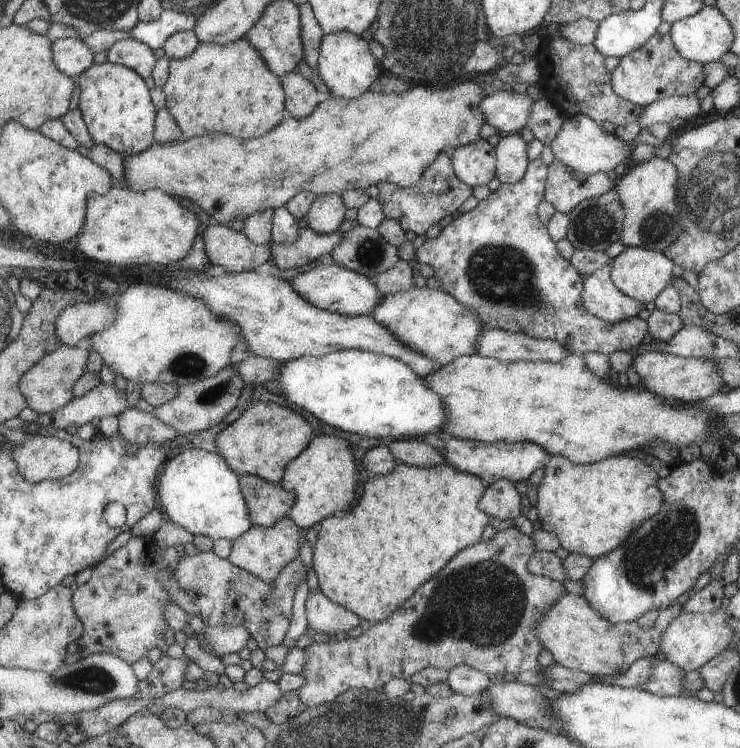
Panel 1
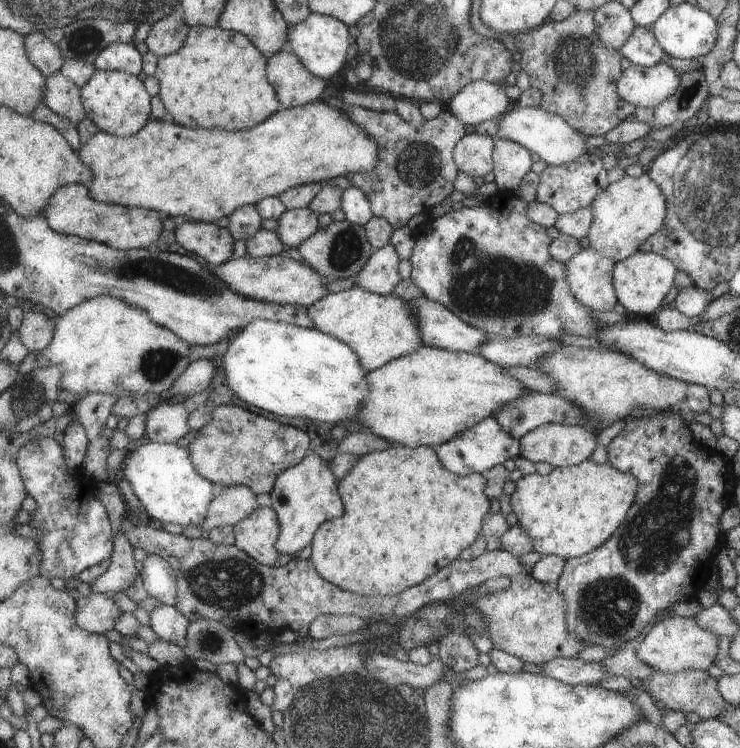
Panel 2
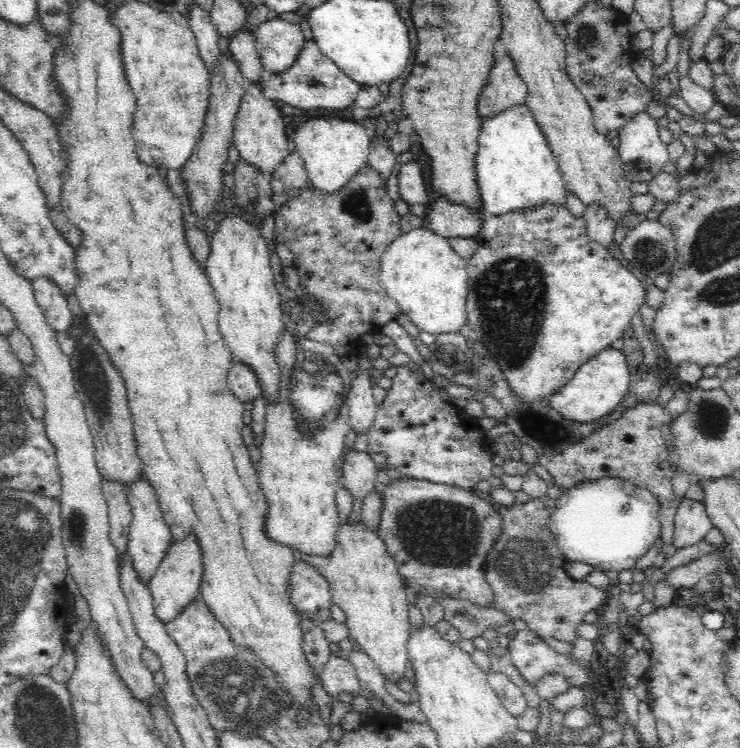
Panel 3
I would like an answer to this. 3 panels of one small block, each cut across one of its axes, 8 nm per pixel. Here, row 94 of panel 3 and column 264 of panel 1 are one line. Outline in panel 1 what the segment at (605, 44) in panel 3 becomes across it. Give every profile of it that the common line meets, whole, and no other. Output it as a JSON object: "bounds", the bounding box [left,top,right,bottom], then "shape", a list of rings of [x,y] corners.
{"bounds":[173,549,306,651],"shape":[[[211,549],[193,556],[183,554],[174,570],[173,577],[180,590],[191,597],[199,609],[203,624],[241,625],[264,651],[281,644],[293,620],[293,598],[299,581],[306,581],[305,564],[300,558],[289,561],[281,573],[270,583],[233,566],[227,559],[219,558]]]}

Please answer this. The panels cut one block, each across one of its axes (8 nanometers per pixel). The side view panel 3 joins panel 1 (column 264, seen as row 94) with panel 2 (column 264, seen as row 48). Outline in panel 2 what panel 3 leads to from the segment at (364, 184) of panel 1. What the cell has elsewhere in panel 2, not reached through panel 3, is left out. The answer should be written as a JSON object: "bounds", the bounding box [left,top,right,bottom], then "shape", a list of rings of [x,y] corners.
{"bounds":[77,100,378,223],"shape":[[[319,100],[279,110],[266,120],[243,132],[185,128],[179,124],[151,120],[129,140],[99,131],[77,151],[79,158],[95,174],[95,178],[87,184],[88,194],[99,202],[159,210],[169,216],[185,216],[189,221],[214,223],[221,216],[228,217],[239,207],[254,205],[265,197],[277,197],[287,189],[314,182],[325,183],[345,173],[371,170],[378,160],[374,138],[338,107]]]}

